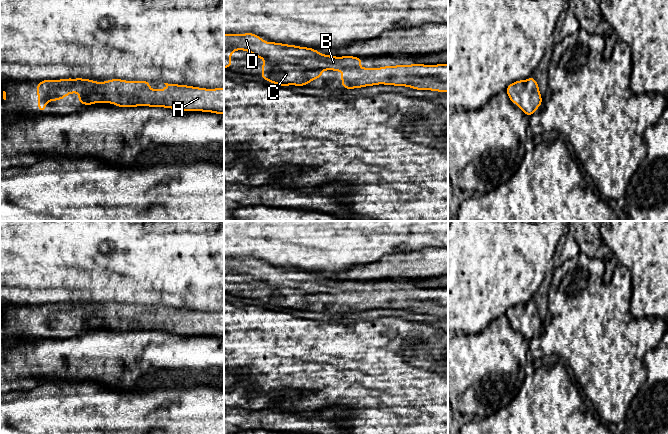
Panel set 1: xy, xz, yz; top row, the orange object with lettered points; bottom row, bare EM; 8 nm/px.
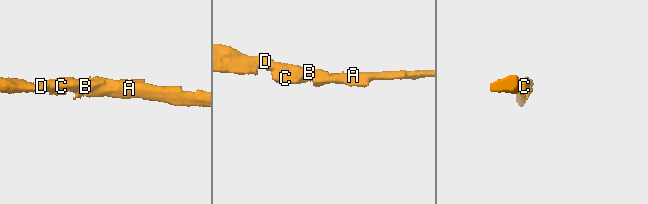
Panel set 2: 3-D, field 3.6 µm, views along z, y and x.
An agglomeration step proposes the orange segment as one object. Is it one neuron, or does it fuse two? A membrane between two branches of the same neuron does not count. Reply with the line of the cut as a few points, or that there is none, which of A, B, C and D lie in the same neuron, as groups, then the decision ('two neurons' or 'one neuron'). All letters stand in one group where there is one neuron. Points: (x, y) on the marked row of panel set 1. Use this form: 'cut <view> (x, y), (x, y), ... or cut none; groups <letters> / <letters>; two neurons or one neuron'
cut none; groups A B C D; one neuron

